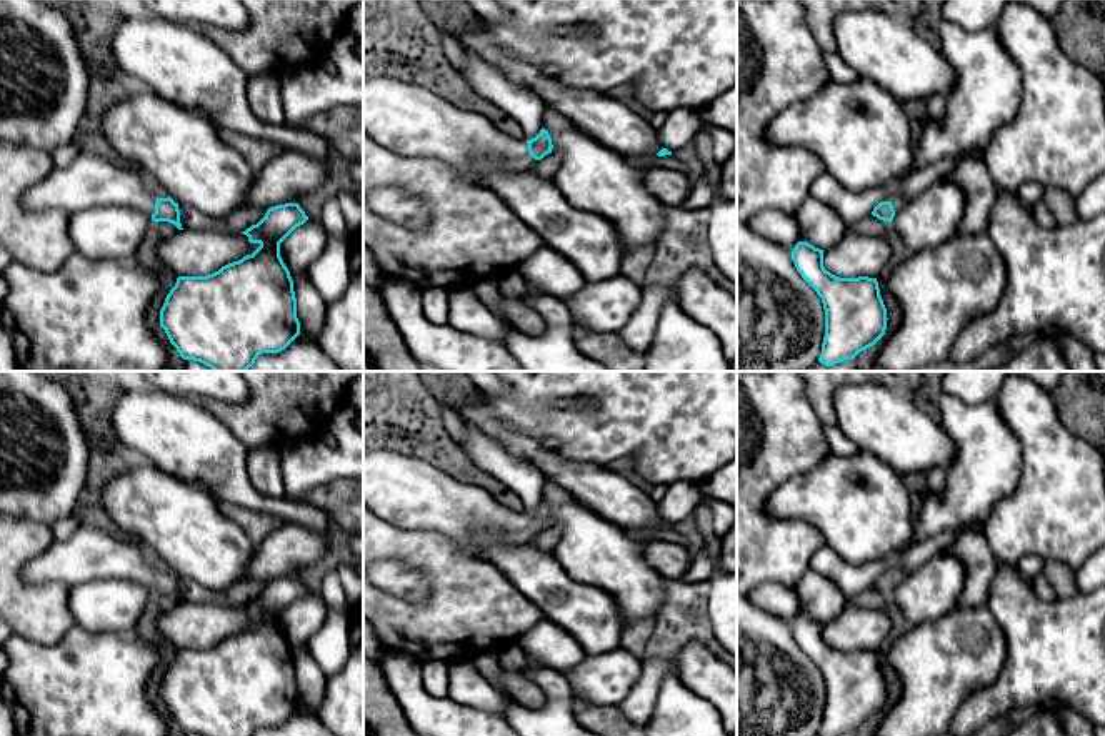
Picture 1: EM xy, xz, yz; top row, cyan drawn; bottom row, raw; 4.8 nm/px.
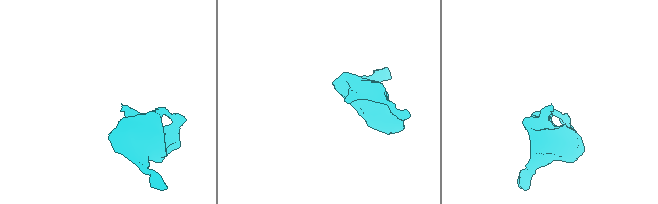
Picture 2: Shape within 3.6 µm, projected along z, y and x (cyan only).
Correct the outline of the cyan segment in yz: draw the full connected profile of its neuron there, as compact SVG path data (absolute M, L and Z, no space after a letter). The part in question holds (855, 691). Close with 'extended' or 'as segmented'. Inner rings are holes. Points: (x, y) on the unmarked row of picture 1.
M807 614L795 618L792 633L823 676L825 709L820 736L853 733L882 713L888 691L877 651L832 648L823 639L823 623Z; as segmented

